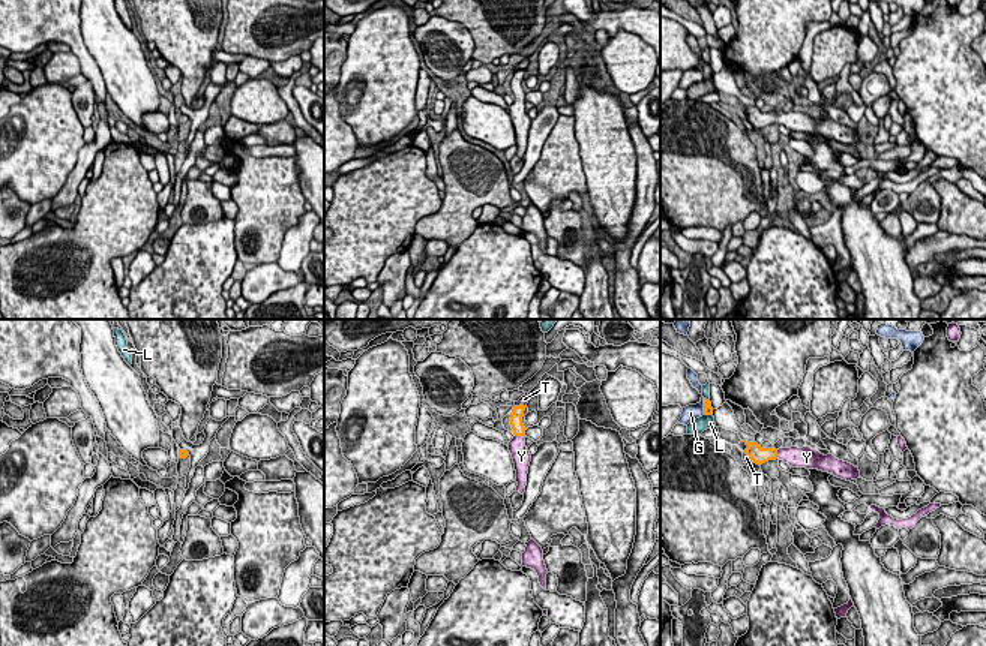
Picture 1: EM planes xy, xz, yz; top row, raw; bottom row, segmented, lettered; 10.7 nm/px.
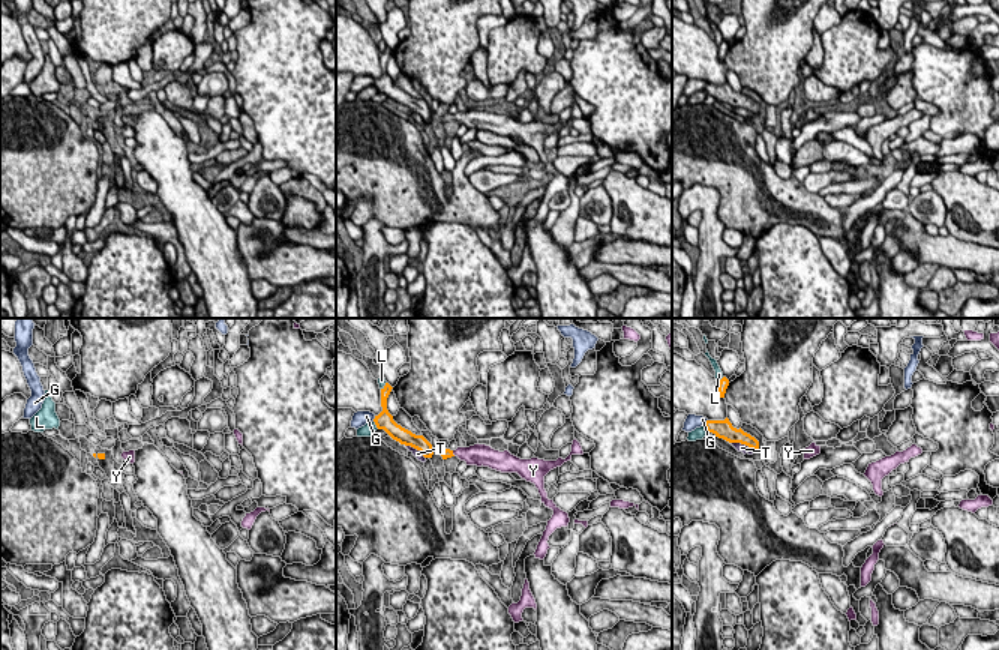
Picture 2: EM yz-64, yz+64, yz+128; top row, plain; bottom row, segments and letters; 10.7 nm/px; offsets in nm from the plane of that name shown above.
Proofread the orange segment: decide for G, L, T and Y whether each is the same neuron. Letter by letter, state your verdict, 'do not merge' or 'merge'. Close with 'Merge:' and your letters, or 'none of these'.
G: do not merge
L: do not merge
T: do not merge
Y: merge
Merge: Y

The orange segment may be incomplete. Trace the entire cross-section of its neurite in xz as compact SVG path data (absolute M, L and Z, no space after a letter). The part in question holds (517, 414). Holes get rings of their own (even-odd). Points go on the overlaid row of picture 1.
M527 405L513 406L510 412L510 424L513 429L513 439L509 442L509 451L512 454L515 471L516 471L516 492L524 495L527 486L527 474L531 462L531 454L525 447L525 427L522 424L522 417Z

